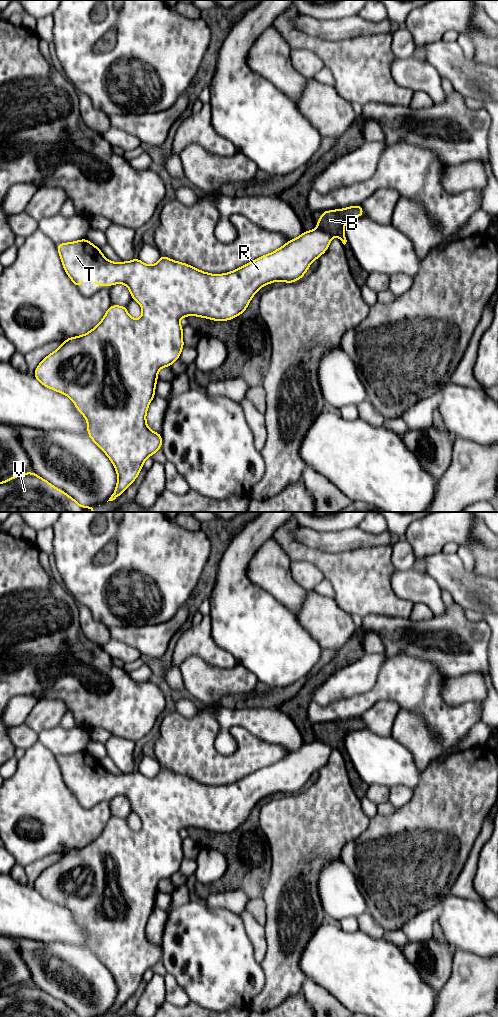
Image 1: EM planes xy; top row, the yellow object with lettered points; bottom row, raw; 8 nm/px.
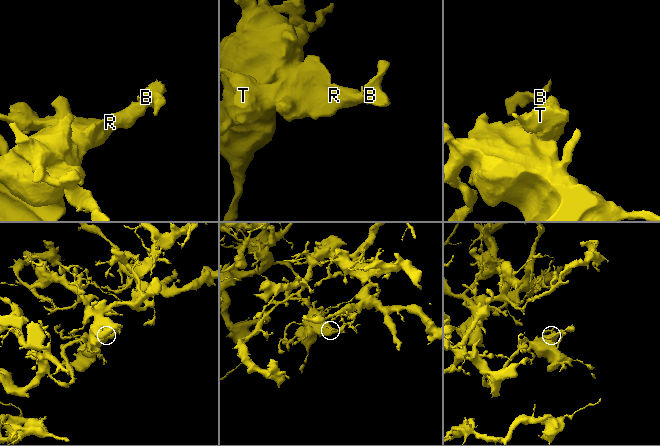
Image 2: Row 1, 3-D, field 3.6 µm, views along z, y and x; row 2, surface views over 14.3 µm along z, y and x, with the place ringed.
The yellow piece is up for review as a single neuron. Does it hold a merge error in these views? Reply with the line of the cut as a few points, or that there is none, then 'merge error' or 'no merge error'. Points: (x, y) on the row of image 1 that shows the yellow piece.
cut in xy along (317, 228), (323, 228), (332, 235); merge error

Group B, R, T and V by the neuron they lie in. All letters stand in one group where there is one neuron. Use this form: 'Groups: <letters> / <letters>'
Groups: B / R T V

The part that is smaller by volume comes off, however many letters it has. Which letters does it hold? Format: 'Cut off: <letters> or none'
Cut off: B

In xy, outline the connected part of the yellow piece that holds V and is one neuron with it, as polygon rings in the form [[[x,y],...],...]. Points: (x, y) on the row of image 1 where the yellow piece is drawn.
[[[34,472],[19,474],[0,483],[0,512],[94,512],[96,506],[84,507],[77,503],[64,491],[57,489],[51,483]]]

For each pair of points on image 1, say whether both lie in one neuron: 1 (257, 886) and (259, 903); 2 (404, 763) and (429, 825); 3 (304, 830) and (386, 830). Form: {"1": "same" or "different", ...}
{"1": "different", "2": "different", "3": "different"}

